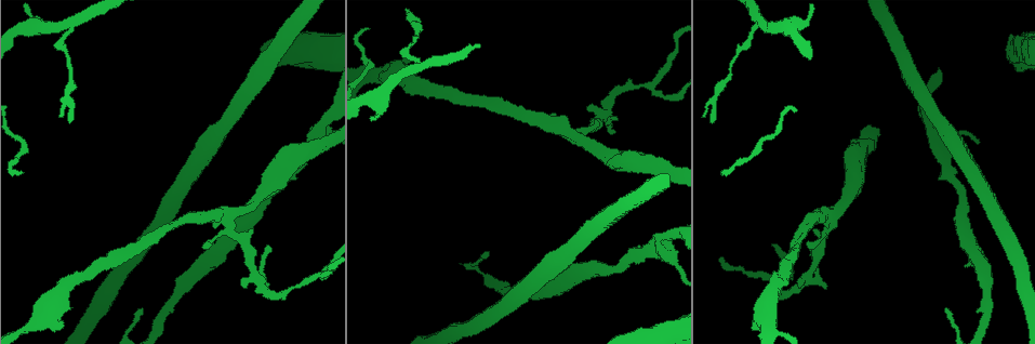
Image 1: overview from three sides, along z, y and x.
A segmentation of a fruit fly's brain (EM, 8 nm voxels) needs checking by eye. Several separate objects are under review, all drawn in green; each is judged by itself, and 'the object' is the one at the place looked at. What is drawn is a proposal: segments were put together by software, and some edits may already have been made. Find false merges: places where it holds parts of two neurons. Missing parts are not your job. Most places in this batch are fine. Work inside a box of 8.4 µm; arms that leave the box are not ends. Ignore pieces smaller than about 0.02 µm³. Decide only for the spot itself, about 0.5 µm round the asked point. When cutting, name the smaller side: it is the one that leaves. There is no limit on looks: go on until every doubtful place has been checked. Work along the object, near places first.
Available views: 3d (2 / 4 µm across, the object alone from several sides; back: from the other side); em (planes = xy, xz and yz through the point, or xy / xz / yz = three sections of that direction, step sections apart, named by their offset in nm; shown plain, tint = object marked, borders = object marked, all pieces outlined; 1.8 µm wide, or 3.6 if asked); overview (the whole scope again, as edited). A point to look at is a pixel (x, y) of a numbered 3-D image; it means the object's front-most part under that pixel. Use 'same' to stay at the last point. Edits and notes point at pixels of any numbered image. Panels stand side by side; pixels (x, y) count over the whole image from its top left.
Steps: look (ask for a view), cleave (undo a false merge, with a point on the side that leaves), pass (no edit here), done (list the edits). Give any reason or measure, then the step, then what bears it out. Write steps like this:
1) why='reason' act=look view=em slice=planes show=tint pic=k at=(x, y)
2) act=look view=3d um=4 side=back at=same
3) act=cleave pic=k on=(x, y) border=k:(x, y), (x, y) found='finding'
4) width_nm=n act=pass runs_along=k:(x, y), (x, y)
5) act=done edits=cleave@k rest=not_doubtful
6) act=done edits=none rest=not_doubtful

why='two arms in line, one across' act=look view=em slice=yz step=8 show=tint pic=1 at=(415, 66)

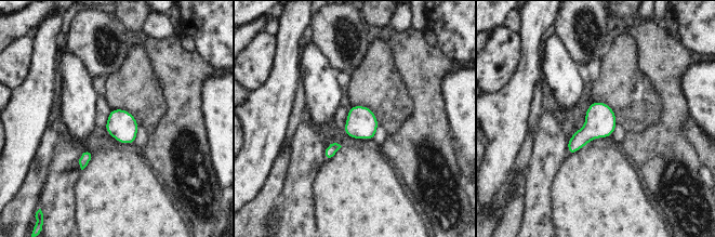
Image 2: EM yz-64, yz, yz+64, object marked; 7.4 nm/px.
act=look view=em slice=planes show=tint at=same

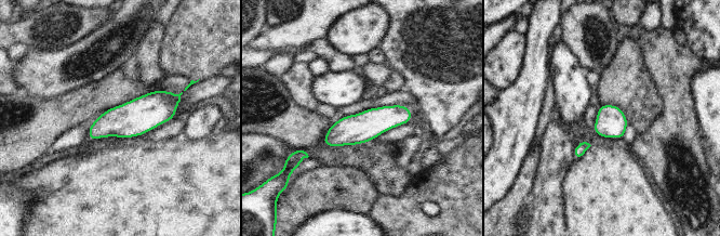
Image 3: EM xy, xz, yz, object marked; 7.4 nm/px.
width_nm=220 act=pass runs_along=3:(177, 97), (91, 136) found='one neuron here'

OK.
why='two arms in line, one across' act=look view=3d um=4 pic=1 at=(836, 212)

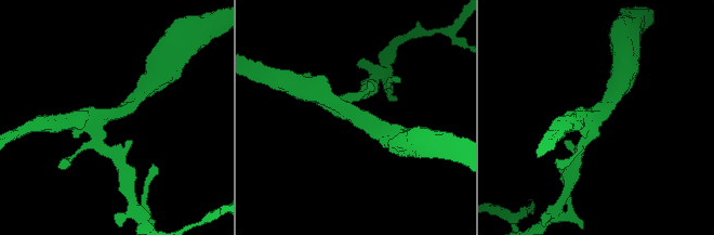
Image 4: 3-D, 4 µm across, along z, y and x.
act=look view=em slice=planes show=plain pic=4 at=(109, 116)

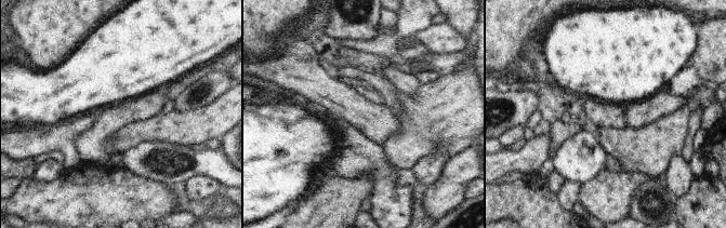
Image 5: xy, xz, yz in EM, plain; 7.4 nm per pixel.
act=look view=em slice=planes show=borders at=same

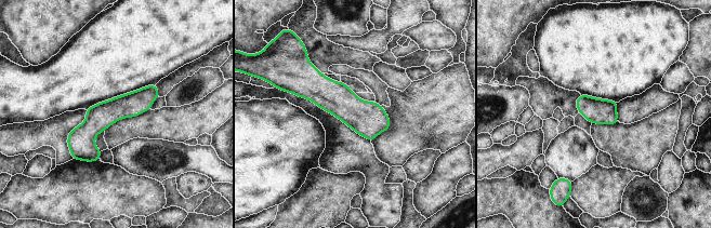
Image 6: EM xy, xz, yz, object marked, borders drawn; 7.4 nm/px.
act=pass runs_along=6:(154, 86), (109, 111), (74, 157) found='continuous, no second neuron'

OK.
why='abrupt turn' act=look view=em slice=xz step=16 show=tint pic=1 at=(614, 92)

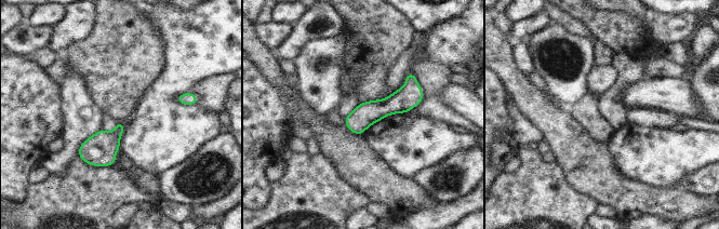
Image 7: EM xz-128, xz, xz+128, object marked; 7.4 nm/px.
act=pass found='all the same neuron'

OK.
why='three-way junction' act=look view=3d um=2 pic=1 at=(648, 86)

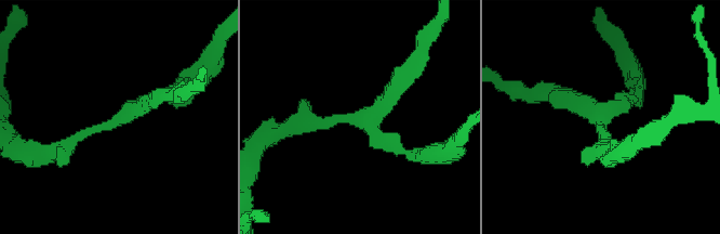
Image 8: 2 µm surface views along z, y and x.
arms=3 act=look view=em slice=planes show=tint pic=8 at=(122, 122)

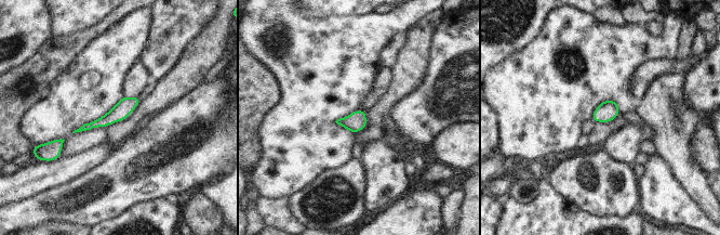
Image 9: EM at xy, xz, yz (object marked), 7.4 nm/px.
act=pass runs_along=9:(136, 99), (106, 120), (85, 127) found='all the same neuron'

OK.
why='calibre changes' act=look view=em slice=planes show=borders pic=1 at=(939, 141)

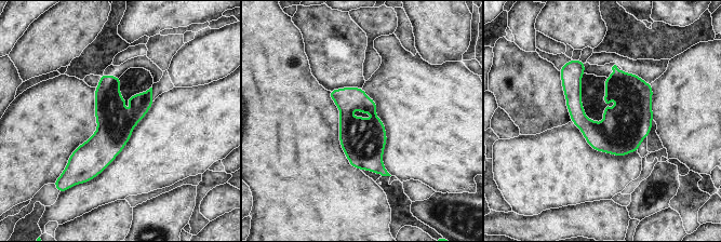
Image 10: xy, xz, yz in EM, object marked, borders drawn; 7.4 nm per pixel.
act=pass runs_along=10:(149, 92), (89, 161), (87, 176) found='continuous, no second neuron'

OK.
act=done edits=none rest=not_doubtful

